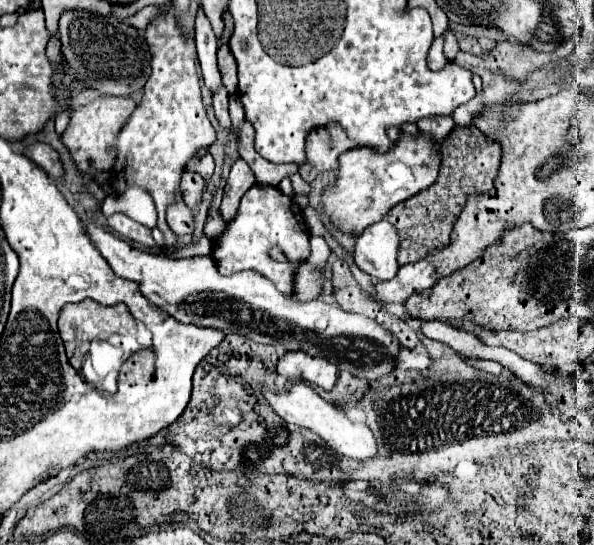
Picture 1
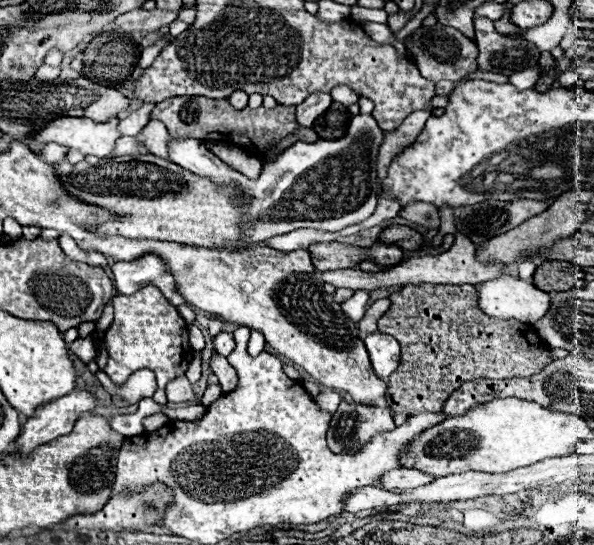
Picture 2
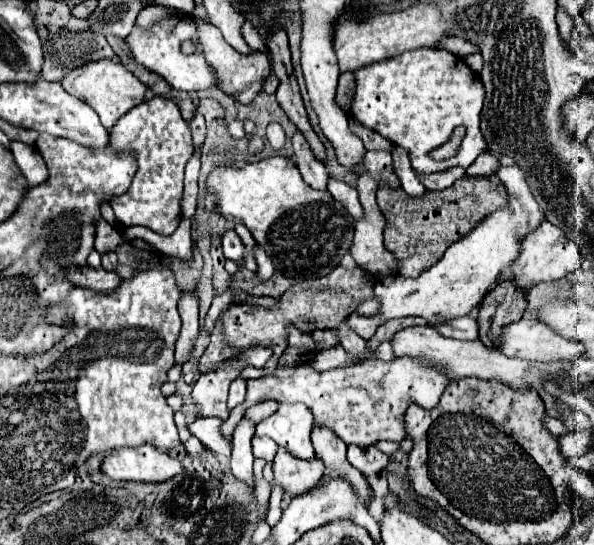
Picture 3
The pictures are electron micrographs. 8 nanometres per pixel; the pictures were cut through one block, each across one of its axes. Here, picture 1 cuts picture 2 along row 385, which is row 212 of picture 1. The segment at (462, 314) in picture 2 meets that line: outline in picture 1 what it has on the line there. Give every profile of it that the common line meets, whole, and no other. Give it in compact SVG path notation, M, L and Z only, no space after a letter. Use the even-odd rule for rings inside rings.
M476 126L472 128L454 128L438 146L442 156L440 160L440 174L438 180L418 192L416 196L396 204L386 218L394 222L396 230L400 232L400 252L398 263L400 266L424 260L430 252L446 248L450 244L450 234L454 222L458 220L462 208L470 194L488 192L494 186L494 176L500 168L502 148L496 142L490 142Z

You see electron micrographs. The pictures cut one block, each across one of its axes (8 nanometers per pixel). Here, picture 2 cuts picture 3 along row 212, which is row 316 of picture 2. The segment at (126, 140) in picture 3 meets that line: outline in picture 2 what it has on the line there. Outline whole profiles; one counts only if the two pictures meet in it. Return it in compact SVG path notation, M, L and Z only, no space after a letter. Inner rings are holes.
M142 288L134 292L134 296L118 294L114 298L114 322L104 336L104 344L108 346L108 354L110 354L108 364L104 366L108 378L116 386L122 386L136 370L142 368L154 370L158 380L158 390L154 394L154 400L158 404L166 404L166 394L164 394L166 384L182 376L194 356L194 350L188 344L186 322L182 320L178 310L164 300L158 288Z

